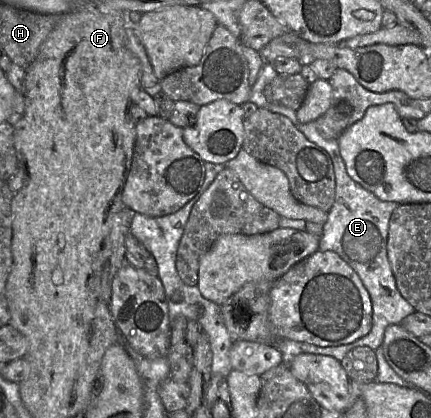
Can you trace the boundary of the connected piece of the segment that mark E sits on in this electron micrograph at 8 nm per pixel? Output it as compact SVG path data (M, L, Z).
M243 43L242 51L248 63L248 81L252 86L249 101L258 108L266 108L274 113L286 116L310 142L323 148L330 155L336 183L335 201L328 212L328 219L323 225L323 233L318 247L320 251L333 251L337 253L358 274L364 287L369 292L372 303L371 331L366 336L352 343L335 347L320 347L309 343L281 339L271 346L275 347L282 354L284 361L299 354L326 355L341 361L349 351L358 346L367 346L375 351L382 345L384 332L388 326L400 324L404 318L415 312L414 307L402 297L397 289L387 254L390 217L400 204L378 199L373 193L363 188L349 176L340 155L338 140L324 138L319 133L314 122L300 123L296 111L283 105L269 102L264 95L264 88L277 77L278 73L272 64L264 61L259 51L247 47Z

